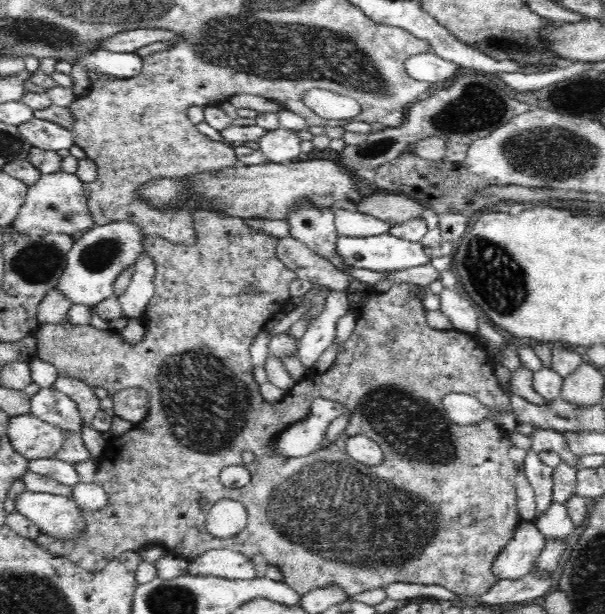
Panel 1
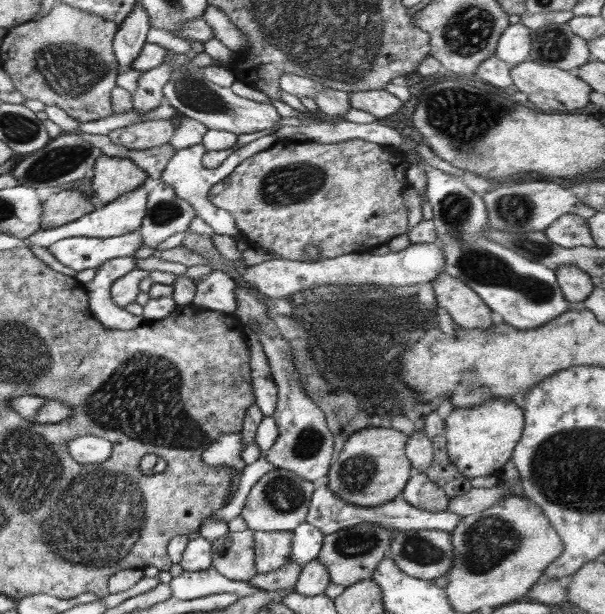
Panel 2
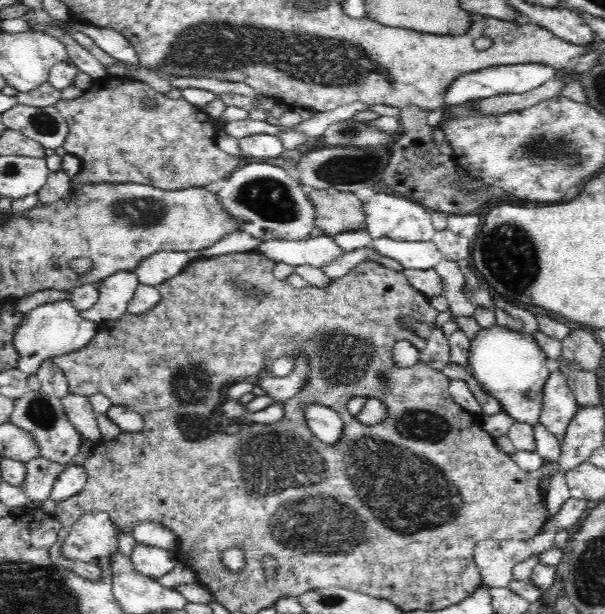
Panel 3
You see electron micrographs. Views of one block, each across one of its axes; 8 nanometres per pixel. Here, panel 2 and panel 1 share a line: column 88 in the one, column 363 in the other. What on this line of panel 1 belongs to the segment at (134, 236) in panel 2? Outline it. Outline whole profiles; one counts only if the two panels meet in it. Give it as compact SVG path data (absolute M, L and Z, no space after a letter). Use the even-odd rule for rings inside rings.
M389 232L369 238L339 237L337 248L351 265L380 272L404 270L430 262L421 241L402 240Z

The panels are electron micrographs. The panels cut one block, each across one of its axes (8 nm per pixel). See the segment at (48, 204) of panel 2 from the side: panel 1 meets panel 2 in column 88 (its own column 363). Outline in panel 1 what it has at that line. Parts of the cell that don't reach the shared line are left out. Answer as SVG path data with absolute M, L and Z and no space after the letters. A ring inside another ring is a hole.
M377 194L357 196L355 199L356 212L368 214L389 224L390 227L409 222L413 219L422 219L426 206L418 204L416 199L406 198L400 194Z

